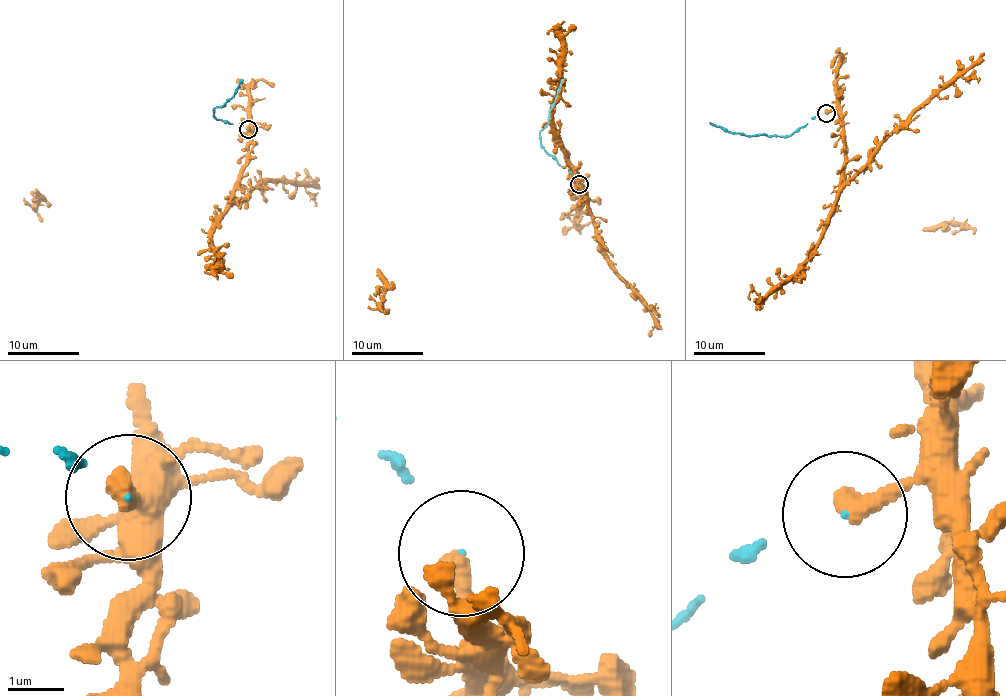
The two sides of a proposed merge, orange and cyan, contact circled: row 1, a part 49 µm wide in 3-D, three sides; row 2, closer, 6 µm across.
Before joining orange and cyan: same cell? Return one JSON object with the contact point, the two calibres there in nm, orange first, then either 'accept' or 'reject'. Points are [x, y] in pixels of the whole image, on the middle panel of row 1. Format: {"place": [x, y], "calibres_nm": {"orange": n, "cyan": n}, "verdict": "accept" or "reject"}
{"place": [579, 184], "calibres_nm": {"orange": 400, "cyan": 20}, "verdict": "reject"}

